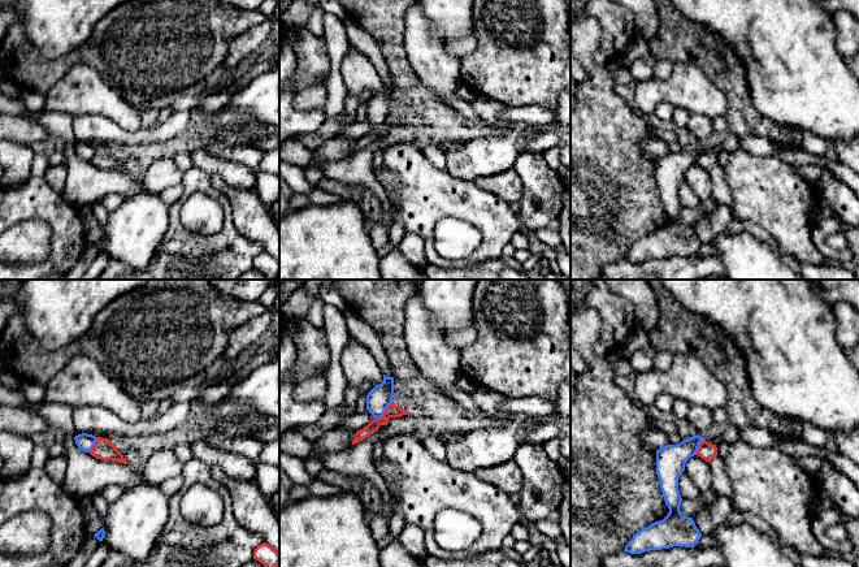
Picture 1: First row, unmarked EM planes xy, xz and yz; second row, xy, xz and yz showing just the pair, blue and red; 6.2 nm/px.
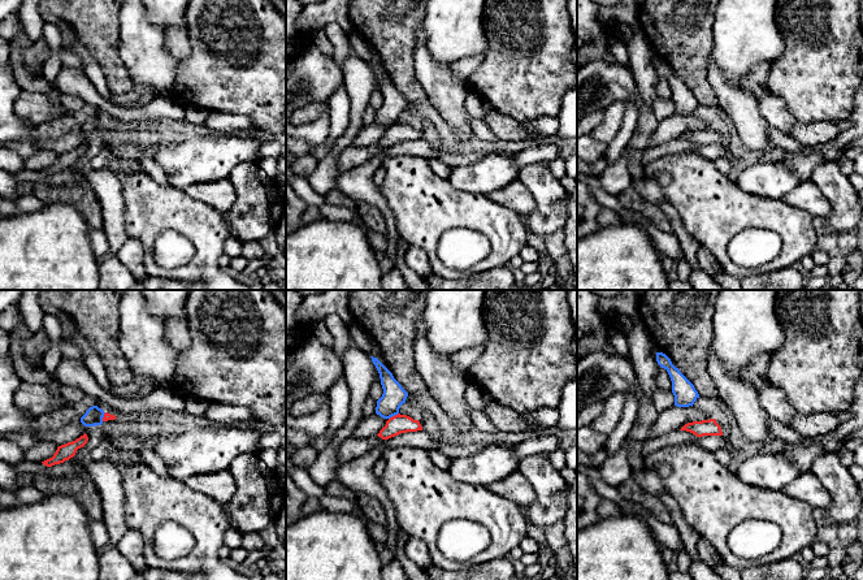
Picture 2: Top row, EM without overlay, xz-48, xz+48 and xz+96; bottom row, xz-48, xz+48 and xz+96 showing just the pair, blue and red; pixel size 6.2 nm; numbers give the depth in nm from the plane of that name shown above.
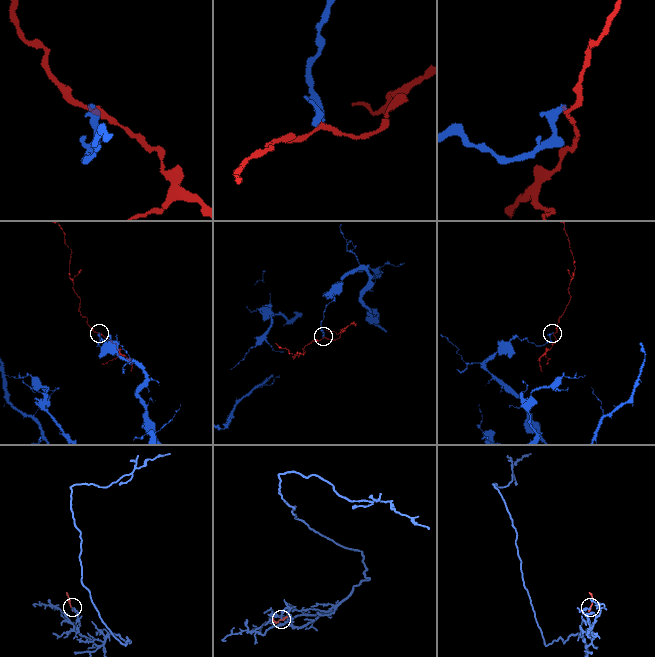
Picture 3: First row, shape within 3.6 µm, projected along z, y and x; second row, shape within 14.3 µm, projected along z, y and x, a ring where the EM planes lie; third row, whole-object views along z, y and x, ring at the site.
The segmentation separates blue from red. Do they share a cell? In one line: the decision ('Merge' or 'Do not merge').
Do not merge

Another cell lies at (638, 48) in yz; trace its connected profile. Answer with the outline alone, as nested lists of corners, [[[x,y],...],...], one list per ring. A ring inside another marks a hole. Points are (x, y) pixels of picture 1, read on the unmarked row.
[[[638,35],[626,48],[624,56],[621,57],[621,61],[625,68],[629,68],[635,60],[646,59],[648,56],[650,51],[647,40]]]

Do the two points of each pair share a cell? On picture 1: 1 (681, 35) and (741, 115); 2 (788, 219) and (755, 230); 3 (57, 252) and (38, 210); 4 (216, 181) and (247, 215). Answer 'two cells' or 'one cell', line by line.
1: one cell
2: two cells
3: one cell
4: one cell

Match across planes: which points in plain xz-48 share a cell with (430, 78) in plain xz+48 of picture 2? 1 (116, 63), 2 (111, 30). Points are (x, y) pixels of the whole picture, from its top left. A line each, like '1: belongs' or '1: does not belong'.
1: does not belong
2: does not belong

